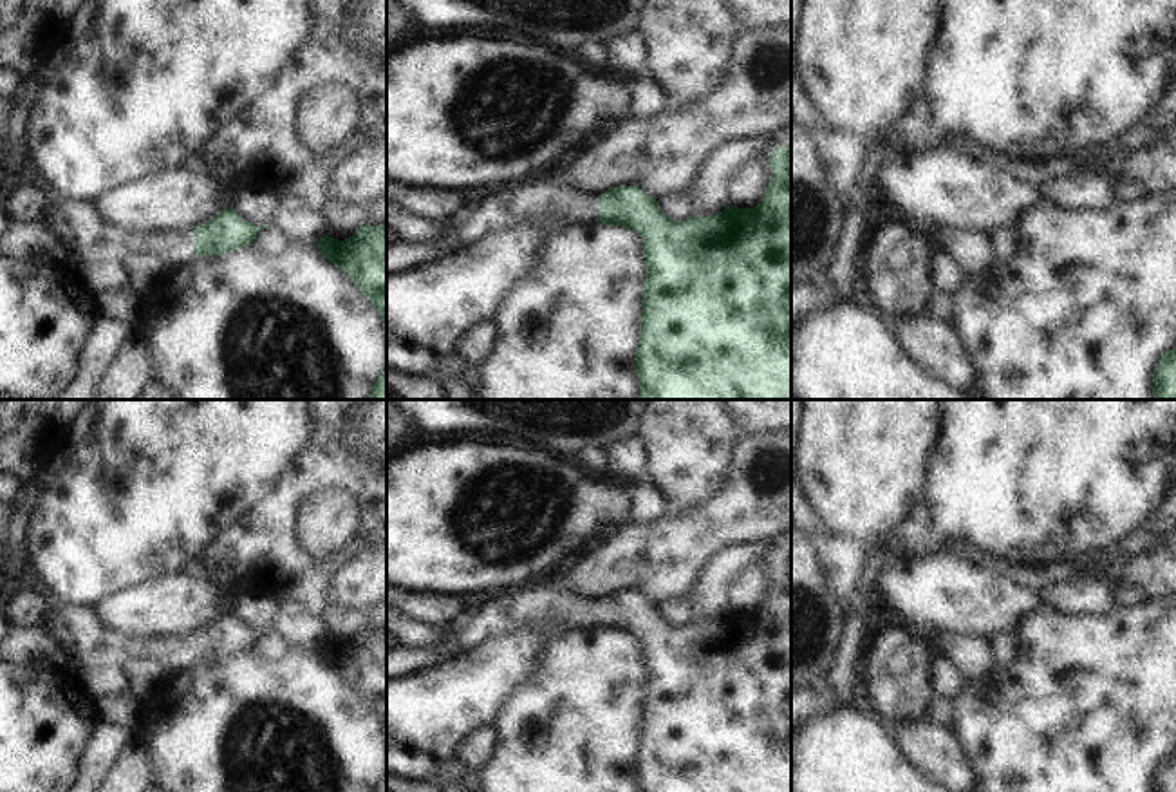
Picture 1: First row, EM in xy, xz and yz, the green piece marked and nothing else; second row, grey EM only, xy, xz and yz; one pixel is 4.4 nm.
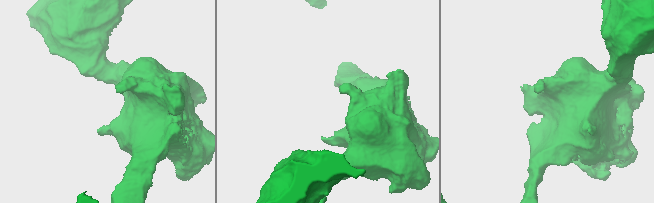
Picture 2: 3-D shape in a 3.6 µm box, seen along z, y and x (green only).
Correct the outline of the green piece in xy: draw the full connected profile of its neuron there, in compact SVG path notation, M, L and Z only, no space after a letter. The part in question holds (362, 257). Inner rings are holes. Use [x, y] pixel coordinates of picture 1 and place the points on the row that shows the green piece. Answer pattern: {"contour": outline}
{"contour": "M365 222L345 240L327 233L316 248L323 259L354 280L387 325L387 226Z"}

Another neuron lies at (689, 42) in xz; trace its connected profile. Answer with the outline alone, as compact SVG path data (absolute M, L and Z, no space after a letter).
M643 0L638 31L647 43L643 72L665 90L670 107L714 92L739 33L721 0Z

